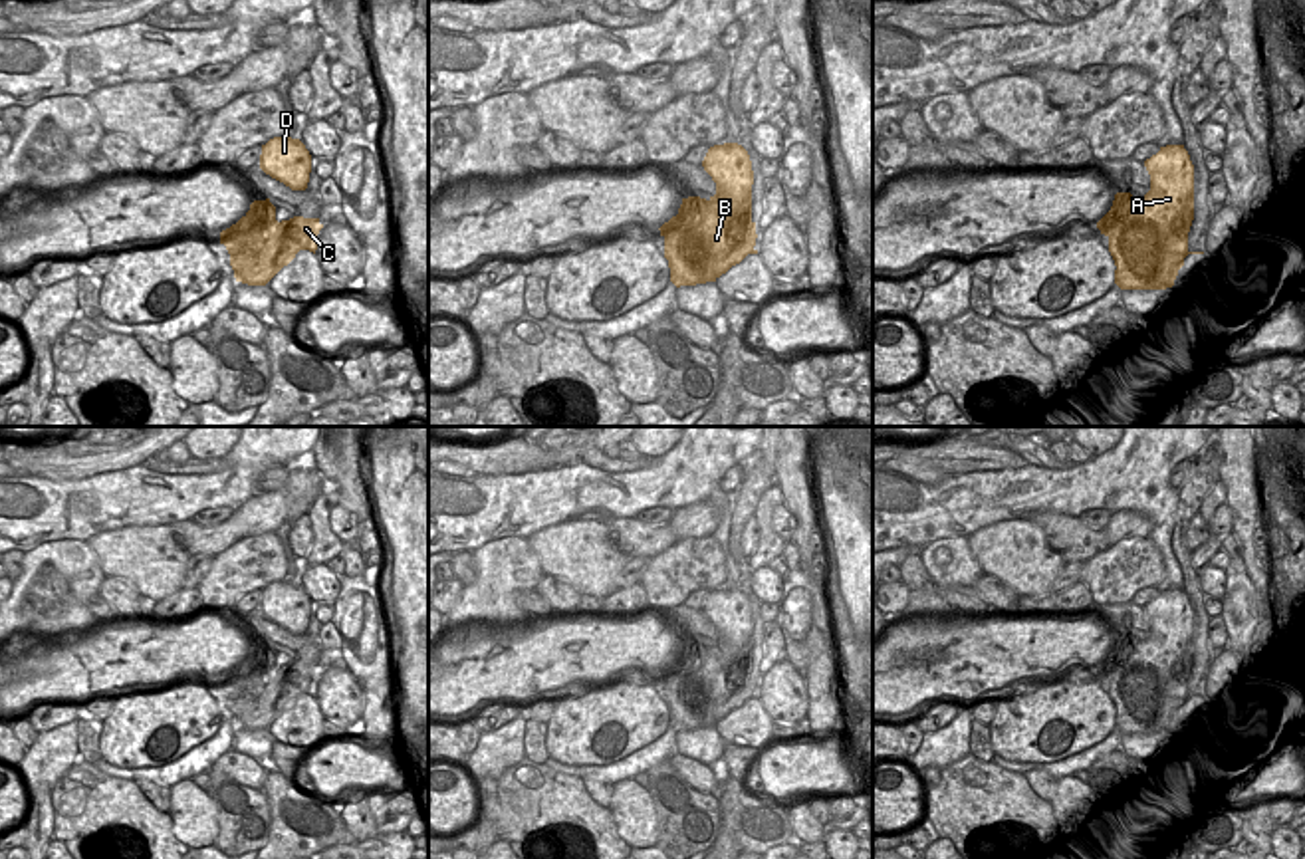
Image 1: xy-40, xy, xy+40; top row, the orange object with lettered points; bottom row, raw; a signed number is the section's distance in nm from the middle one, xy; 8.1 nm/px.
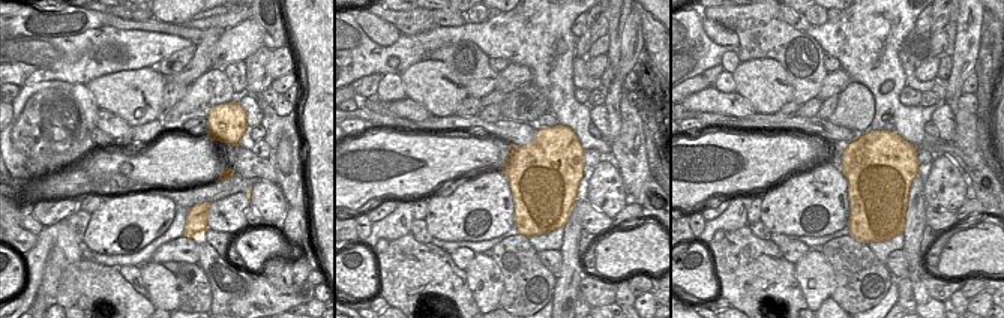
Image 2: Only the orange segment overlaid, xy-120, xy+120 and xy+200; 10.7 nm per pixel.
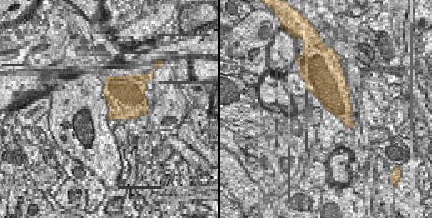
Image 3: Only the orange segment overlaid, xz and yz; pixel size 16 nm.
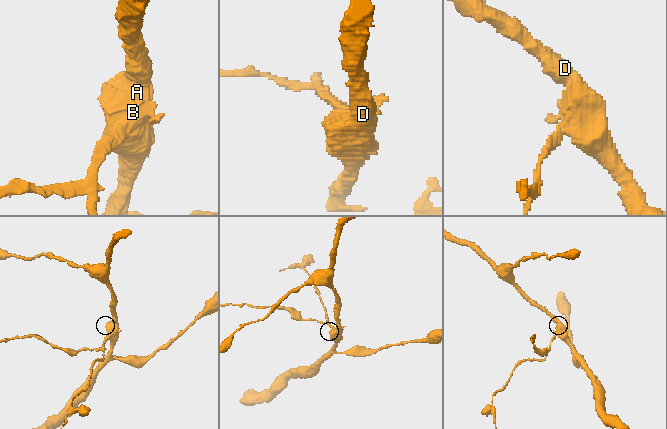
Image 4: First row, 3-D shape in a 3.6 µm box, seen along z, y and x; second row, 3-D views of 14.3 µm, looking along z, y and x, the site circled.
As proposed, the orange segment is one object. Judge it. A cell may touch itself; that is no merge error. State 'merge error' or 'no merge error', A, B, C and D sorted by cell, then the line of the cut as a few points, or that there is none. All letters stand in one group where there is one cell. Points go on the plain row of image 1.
merge error; groups A B D / C; cut xy (750, 637), (728, 671), (728, 697), (718, 707), (716, 719)

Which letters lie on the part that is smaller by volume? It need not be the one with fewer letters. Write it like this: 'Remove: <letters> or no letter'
Remove: C

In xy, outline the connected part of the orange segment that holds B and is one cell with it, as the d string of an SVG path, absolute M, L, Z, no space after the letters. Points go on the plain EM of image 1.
M742 589L710 591L702 611L716 627L716 639L708 645L682 643L678 659L658 673L676 732L716 726L722 720L716 710L730 698L728 671L752 639L754 615Z

